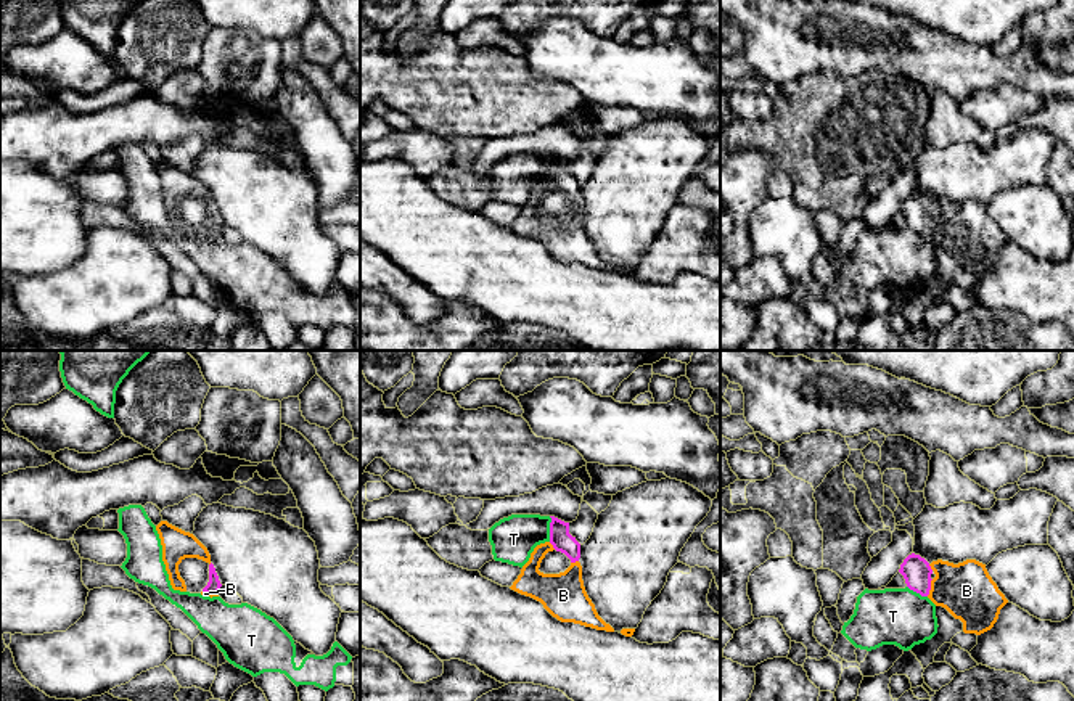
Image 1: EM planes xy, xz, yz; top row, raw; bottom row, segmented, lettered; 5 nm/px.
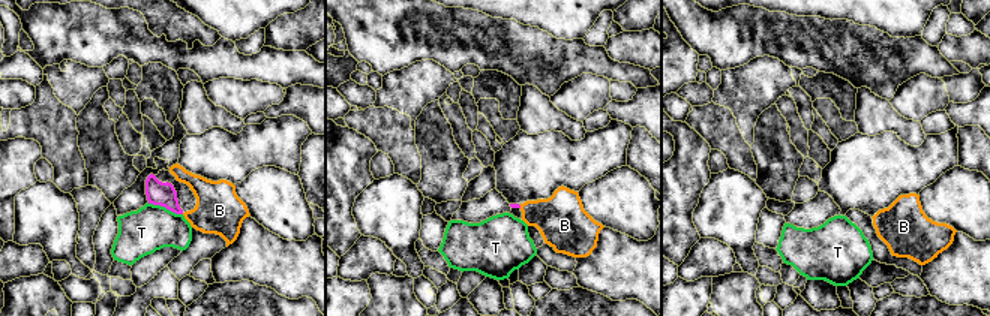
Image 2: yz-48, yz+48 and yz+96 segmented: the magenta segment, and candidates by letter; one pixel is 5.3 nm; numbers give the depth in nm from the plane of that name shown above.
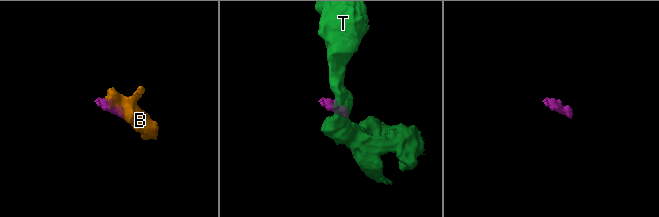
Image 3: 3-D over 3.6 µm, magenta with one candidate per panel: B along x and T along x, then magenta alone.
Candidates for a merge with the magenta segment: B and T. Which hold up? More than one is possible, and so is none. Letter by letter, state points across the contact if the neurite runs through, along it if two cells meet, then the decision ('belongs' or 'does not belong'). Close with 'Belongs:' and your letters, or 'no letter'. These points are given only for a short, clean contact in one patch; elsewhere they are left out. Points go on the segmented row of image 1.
B: way yz (915, 569), (930, 587), (967, 590); belongs
T: border xz (549, 516), (550, 541); does not belong
Belongs: B

